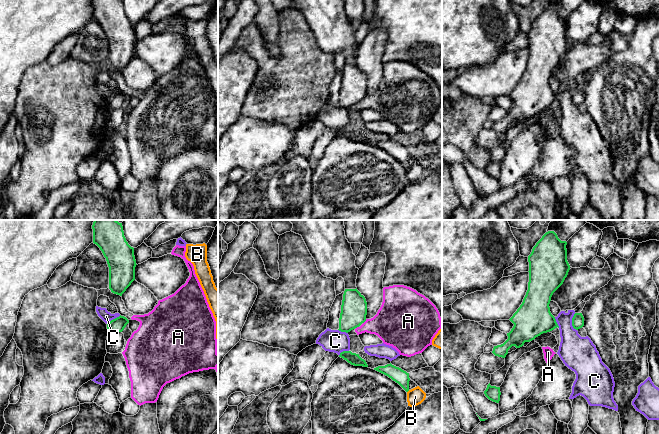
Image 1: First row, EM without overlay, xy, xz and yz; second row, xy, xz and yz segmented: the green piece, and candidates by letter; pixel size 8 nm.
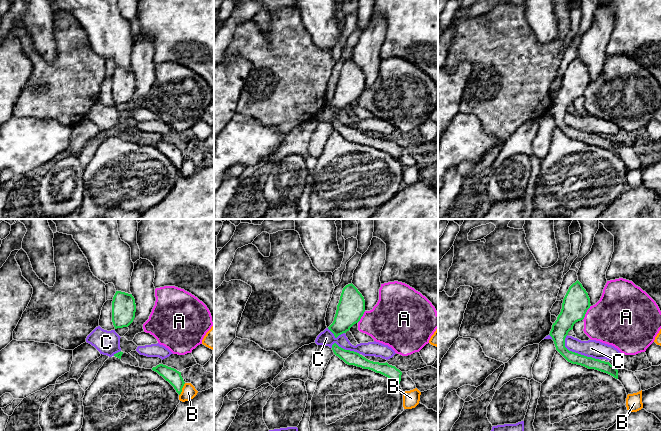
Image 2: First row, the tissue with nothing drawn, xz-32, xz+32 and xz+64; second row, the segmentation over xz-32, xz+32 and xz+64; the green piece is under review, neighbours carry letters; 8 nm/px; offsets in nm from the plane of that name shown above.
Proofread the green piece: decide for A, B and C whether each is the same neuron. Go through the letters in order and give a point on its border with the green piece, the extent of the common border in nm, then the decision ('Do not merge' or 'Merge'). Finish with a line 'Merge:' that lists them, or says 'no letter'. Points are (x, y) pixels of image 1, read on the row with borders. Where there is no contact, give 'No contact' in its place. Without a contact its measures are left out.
A: Touches green at xz (365, 320). Shared border 50 nm. Do not merge
B: No contact. Do not merge
C: Touches green at yz (572, 322). Shared border 140 nm. Do not merge
Merge: no letter

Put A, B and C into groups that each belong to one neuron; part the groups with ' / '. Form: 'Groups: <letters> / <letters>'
Groups: A / B / C

